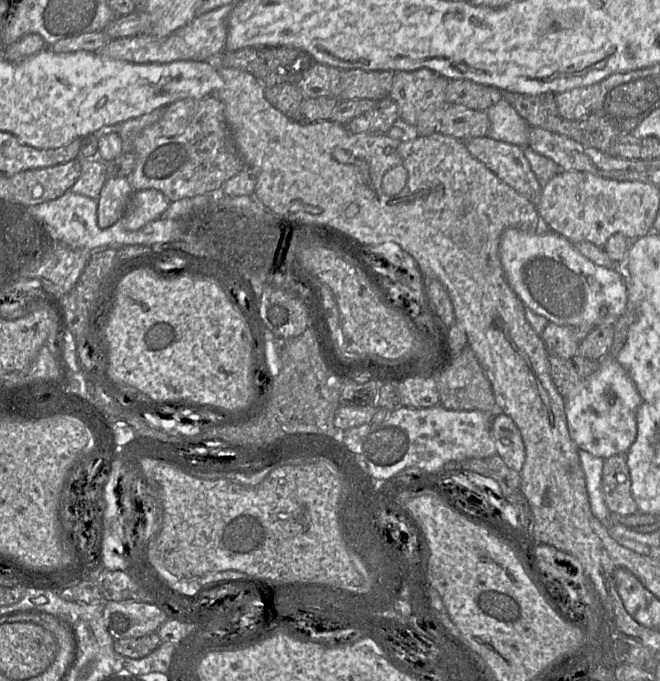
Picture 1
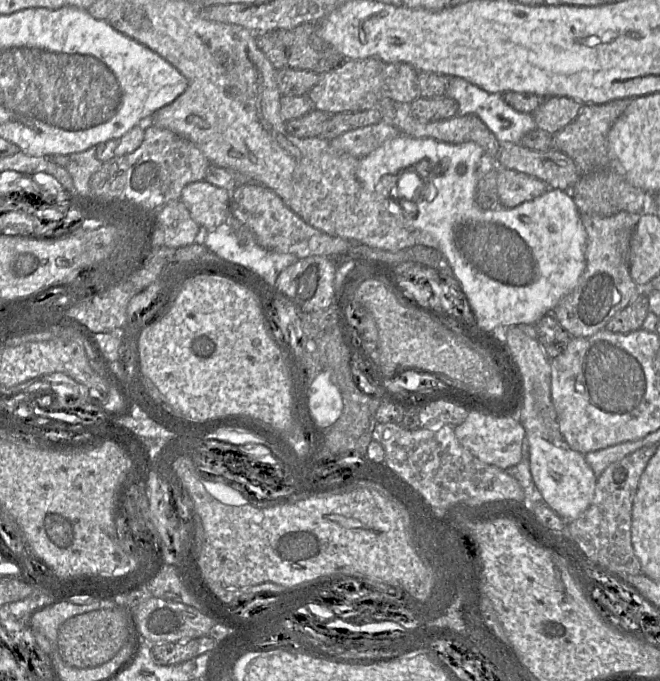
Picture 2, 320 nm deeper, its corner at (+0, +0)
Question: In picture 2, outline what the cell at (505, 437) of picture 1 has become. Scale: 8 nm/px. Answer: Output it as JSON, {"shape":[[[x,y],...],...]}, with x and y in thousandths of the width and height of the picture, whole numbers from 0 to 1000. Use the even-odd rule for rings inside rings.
{"shape":[[[798,639],[803,693],[827,740],[855,765],[867,767],[895,742],[905,700],[883,667],[859,655],[841,655],[812,639]]]}

